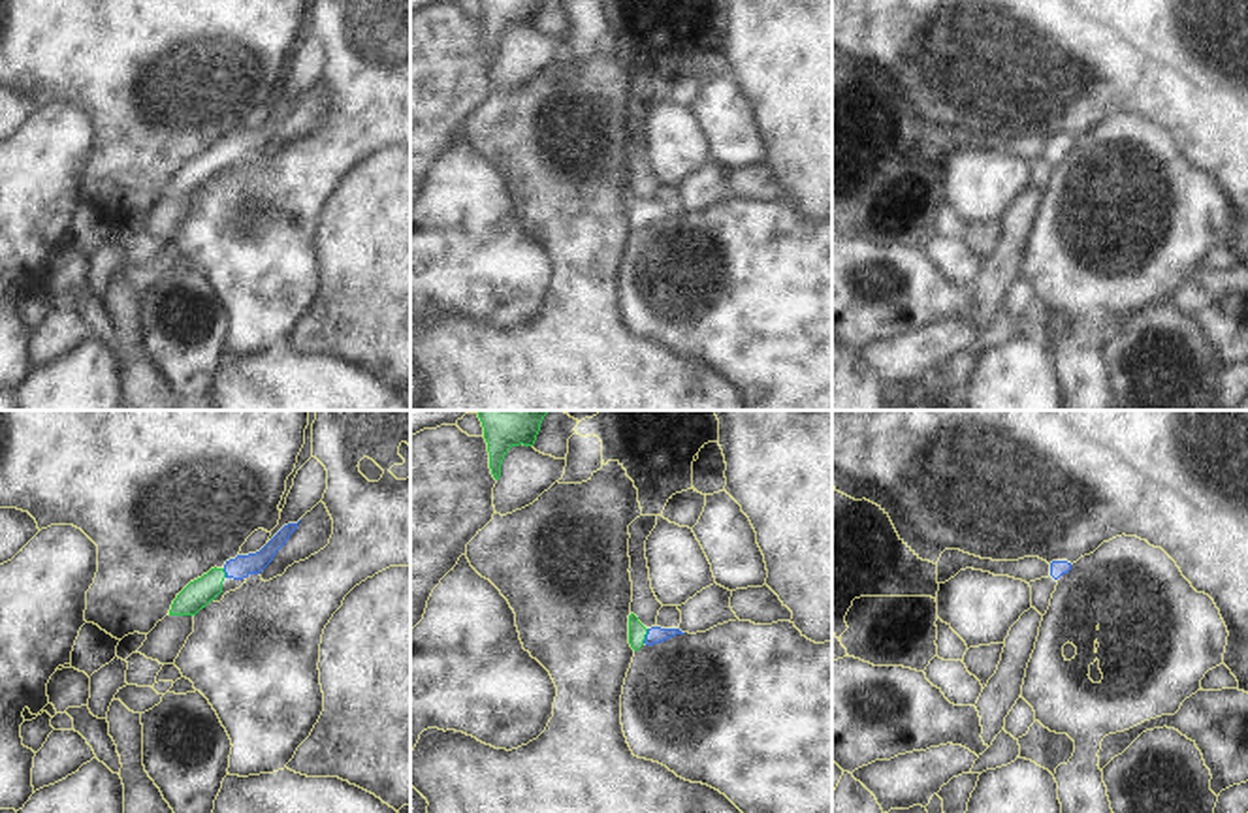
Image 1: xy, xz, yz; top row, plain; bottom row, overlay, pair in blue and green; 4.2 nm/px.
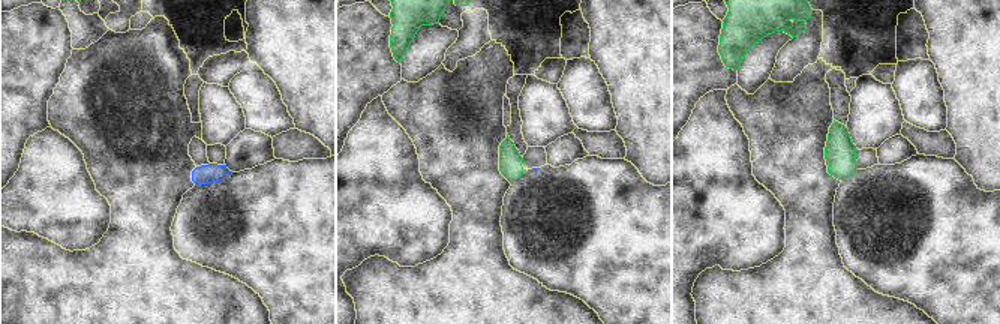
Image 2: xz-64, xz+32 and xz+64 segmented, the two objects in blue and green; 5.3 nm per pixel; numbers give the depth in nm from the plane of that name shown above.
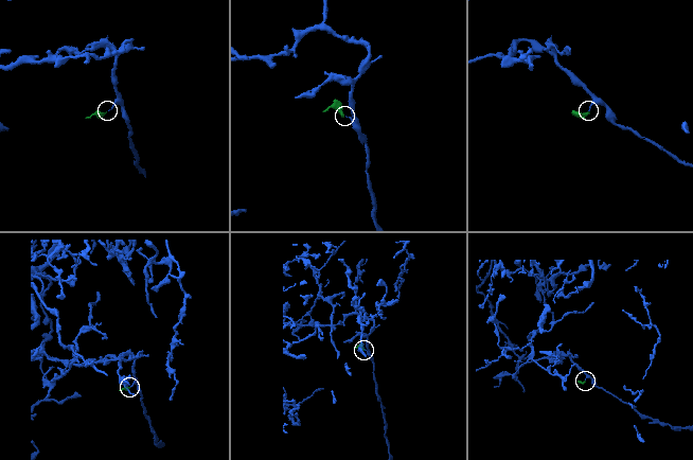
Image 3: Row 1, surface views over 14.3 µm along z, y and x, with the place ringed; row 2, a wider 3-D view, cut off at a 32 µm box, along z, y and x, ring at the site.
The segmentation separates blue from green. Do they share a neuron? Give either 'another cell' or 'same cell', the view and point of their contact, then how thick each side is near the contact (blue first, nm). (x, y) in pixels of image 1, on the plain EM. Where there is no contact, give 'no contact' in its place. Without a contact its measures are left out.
same cell | xz (646, 215) | 70/80 nm

